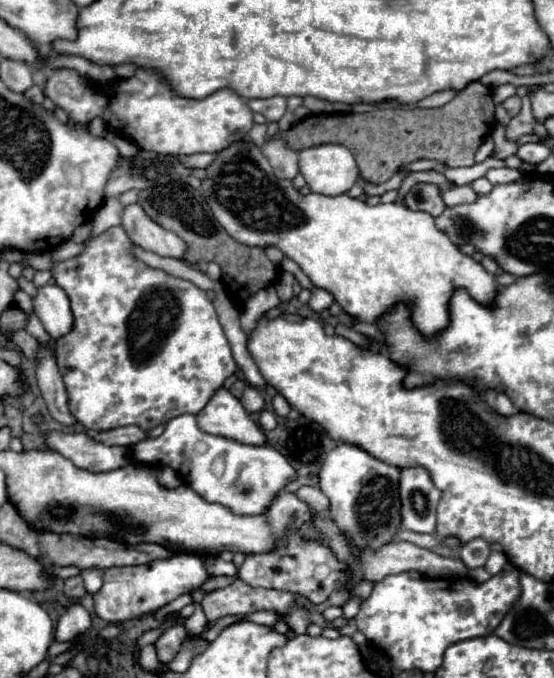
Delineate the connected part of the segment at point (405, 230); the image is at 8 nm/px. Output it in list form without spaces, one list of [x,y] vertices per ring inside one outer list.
[[[239,140],[219,152],[215,162],[207,168],[203,196],[211,204],[213,216],[237,242],[263,248],[273,244],[281,248],[287,258],[301,266],[313,286],[329,290],[339,306],[359,322],[377,324],[397,304],[405,302],[405,306],[411,308],[411,322],[417,332],[423,338],[433,340],[451,322],[449,302],[457,290],[467,290],[475,302],[493,306],[501,288],[495,276],[489,274],[481,262],[463,254],[451,242],[451,238],[435,226],[435,218],[431,214],[413,212],[395,202],[369,206],[357,198],[349,198],[347,194],[325,196],[311,192],[303,196],[289,180],[275,178],[273,168],[263,156],[261,148],[249,140]]]

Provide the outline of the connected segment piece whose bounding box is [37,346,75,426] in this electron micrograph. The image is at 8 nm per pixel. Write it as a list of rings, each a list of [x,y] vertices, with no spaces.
[[[41,348],[39,352],[39,362],[37,362],[37,382],[39,382],[39,388],[41,388],[41,394],[43,394],[43,400],[51,412],[51,416],[65,424],[65,426],[73,426],[75,424],[75,418],[69,410],[69,396],[67,396],[67,390],[65,390],[65,384],[63,384],[63,378],[61,378],[61,372],[55,364],[55,358],[53,358],[53,350],[49,348]]]

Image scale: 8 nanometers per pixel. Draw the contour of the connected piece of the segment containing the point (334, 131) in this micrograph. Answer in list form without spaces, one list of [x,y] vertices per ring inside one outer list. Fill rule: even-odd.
[[[481,82],[469,84],[449,104],[441,108],[385,108],[365,114],[313,114],[287,130],[287,146],[291,150],[303,150],[315,144],[343,144],[357,160],[357,168],[363,180],[371,184],[387,182],[397,166],[413,160],[439,160],[445,166],[473,166],[475,150],[491,134],[495,122],[495,104],[487,96],[489,86]]]

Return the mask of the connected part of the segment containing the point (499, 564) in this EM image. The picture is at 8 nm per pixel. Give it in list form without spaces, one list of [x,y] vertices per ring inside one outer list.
[[[491,552],[489,560],[487,560],[487,564],[485,564],[485,570],[487,570],[489,574],[495,574],[495,572],[501,572],[501,570],[505,568],[505,564],[507,564],[507,558],[505,558],[503,552]]]

